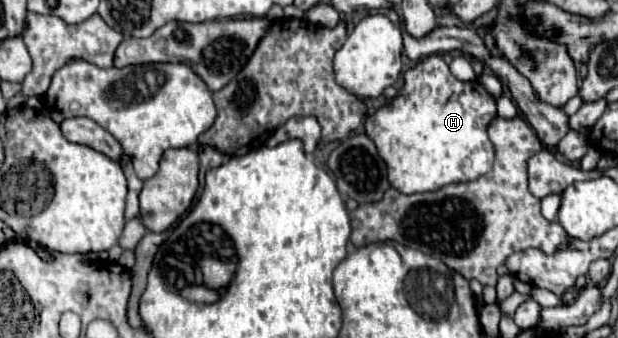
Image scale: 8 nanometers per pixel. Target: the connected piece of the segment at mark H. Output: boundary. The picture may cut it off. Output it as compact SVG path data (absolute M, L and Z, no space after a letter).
M431 55L427 59L423 59L419 65L415 65L413 69L409 69L405 73L405 85L403 89L397 93L397 97L389 103L389 105L383 105L379 111L375 111L373 115L369 115L367 123L365 123L365 131L369 135L369 139L375 143L379 155L383 157L383 161L387 163L387 171L389 171L389 183L391 187L395 187L397 191L401 193L419 193L419 191L437 191L439 187L445 187L445 185L451 185L451 183L469 183L469 181L475 181L479 179L481 175L489 173L491 171L491 165L493 165L493 159L495 159L495 151L493 151L493 145L489 141L489 135L487 135L487 127L489 123L497 117L497 107L495 107L495 99L485 91L485 87L479 83L479 81L459 81L451 75L447 63L443 61L441 55Z

